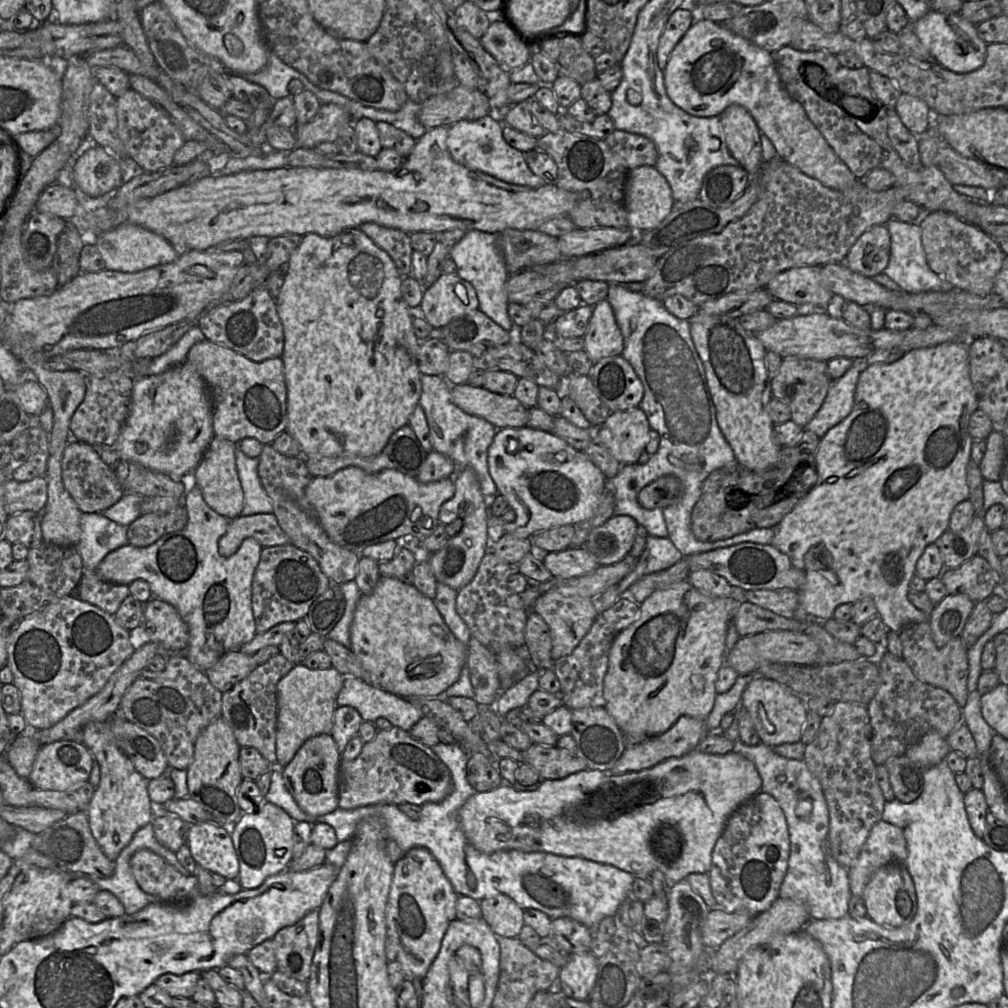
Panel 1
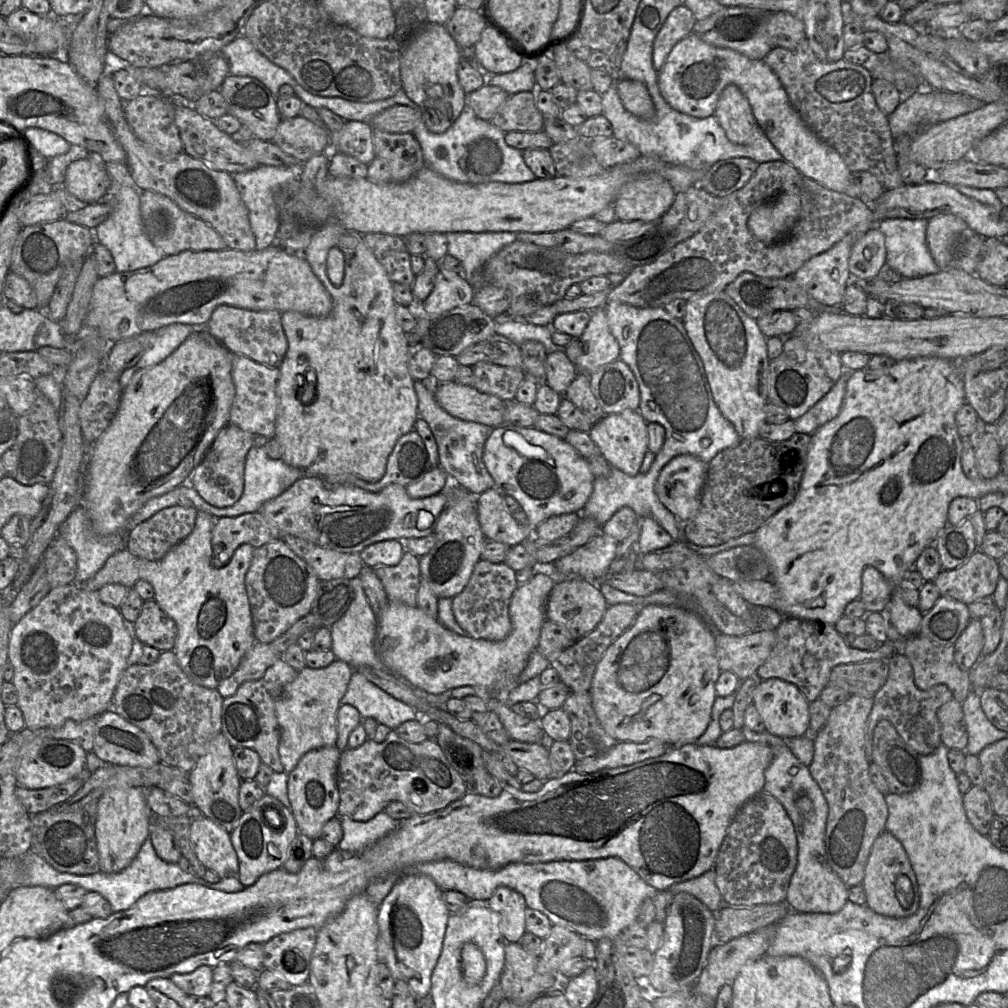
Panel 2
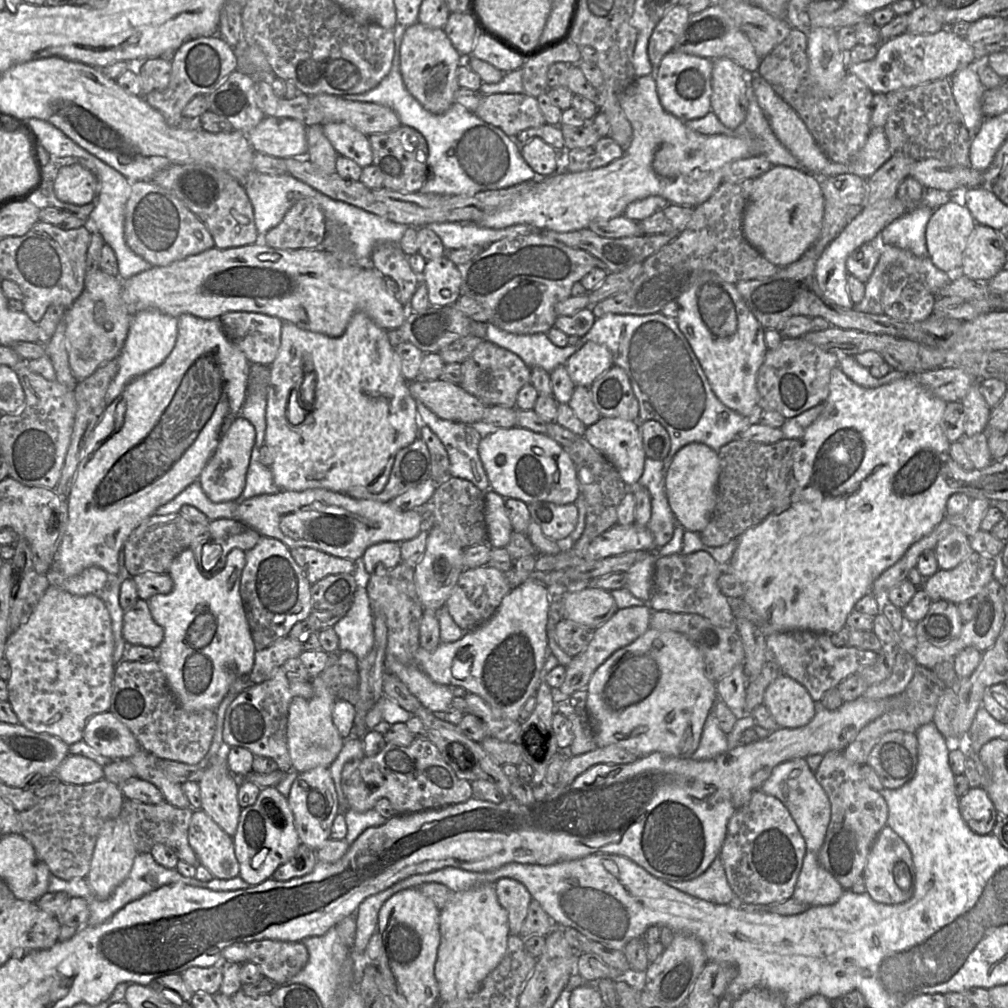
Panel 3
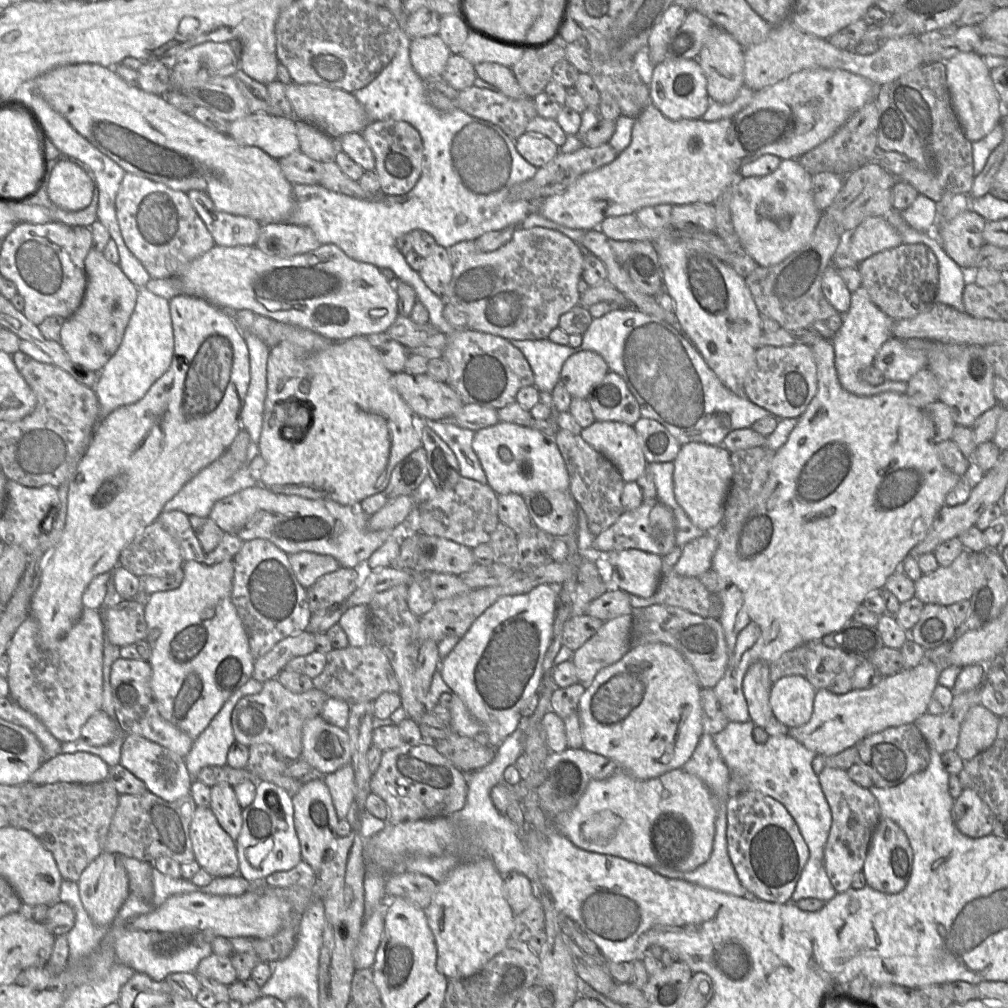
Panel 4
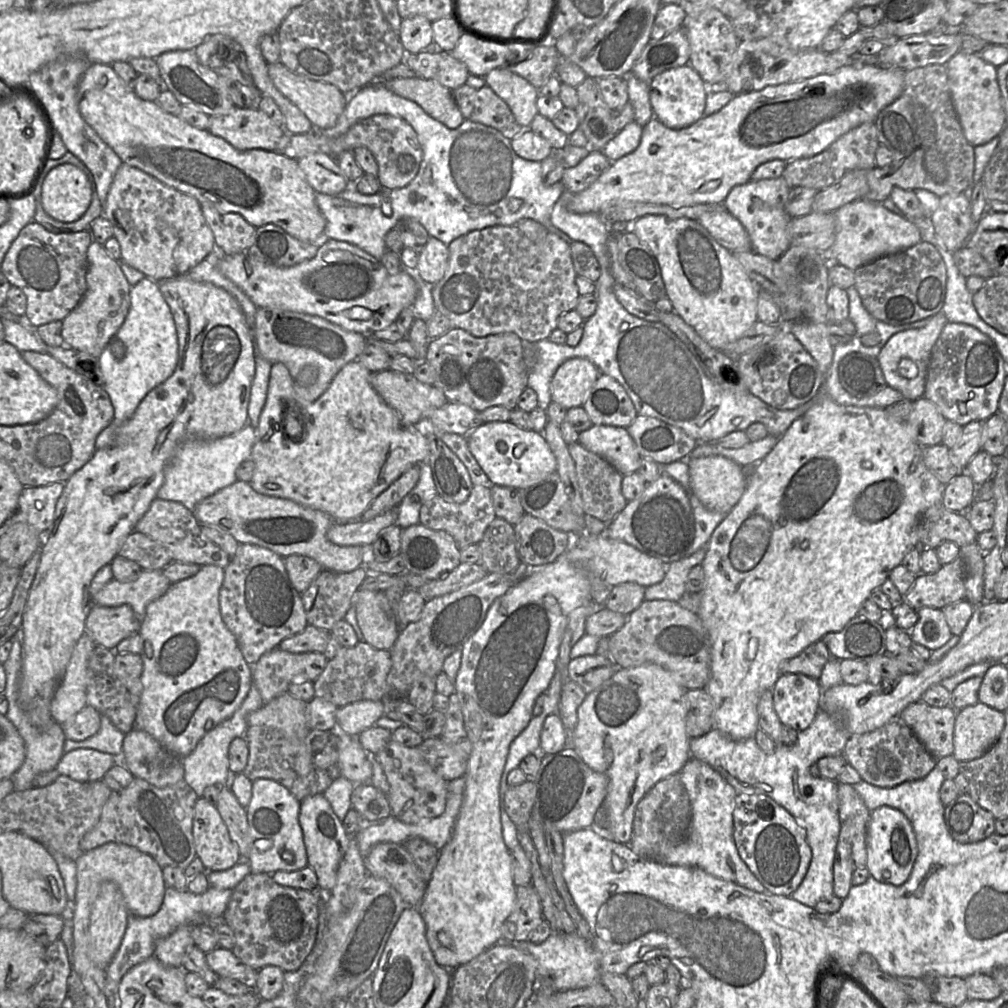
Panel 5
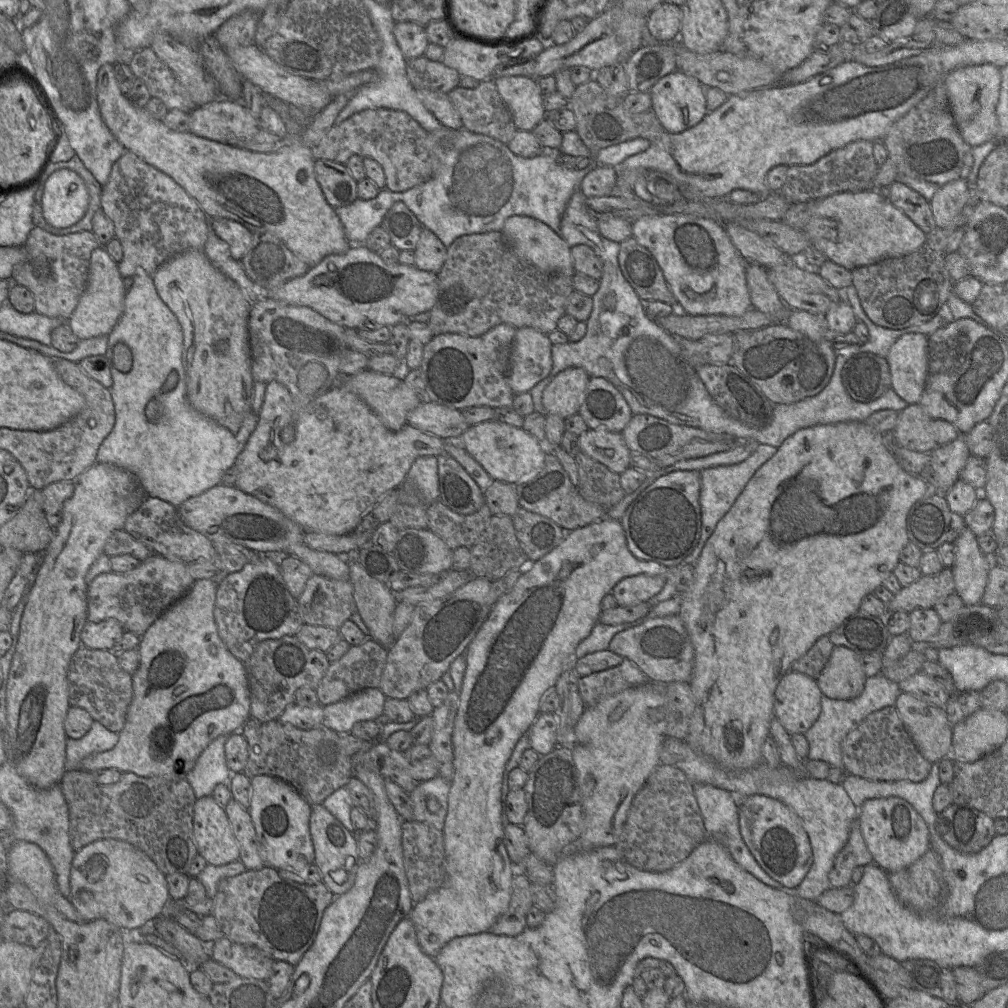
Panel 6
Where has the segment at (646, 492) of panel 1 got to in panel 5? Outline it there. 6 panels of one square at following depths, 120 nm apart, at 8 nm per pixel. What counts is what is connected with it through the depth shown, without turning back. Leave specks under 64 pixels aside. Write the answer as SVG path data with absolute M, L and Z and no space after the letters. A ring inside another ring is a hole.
M723 456L689 458L687 464L692 495L708 510L728 514L746 488L744 469Z

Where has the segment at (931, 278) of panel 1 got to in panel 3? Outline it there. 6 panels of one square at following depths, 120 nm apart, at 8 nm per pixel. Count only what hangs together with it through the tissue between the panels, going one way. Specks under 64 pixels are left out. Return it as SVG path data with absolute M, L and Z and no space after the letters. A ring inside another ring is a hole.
M918 206L892 221L880 232L880 244L908 250L917 257L927 257L925 230L933 212L927 206Z

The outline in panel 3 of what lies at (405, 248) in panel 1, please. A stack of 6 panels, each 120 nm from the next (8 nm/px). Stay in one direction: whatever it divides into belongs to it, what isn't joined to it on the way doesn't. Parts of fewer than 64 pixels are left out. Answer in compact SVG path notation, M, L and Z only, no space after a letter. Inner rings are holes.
M379 241L375 244L370 258L370 265L384 277L392 278L399 287L399 301L406 307L421 281L410 267L408 256L400 243Z

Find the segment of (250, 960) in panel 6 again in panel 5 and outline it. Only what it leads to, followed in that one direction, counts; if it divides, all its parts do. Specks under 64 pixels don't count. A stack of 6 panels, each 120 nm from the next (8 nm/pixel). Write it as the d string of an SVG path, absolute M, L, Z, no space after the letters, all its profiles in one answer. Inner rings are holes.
M222 947L205 953L209 967L219 976L240 981L250 988L254 988L258 970L244 964L232 950Z

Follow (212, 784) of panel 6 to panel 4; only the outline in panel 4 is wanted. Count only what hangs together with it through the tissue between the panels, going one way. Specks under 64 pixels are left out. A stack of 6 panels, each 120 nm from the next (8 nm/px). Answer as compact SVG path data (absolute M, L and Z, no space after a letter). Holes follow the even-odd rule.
M250 678L228 698L207 728L194 740L191 750L184 757L193 781L203 767L227 764L229 748L235 742L231 725L232 711L241 698L259 693L262 687L262 682Z

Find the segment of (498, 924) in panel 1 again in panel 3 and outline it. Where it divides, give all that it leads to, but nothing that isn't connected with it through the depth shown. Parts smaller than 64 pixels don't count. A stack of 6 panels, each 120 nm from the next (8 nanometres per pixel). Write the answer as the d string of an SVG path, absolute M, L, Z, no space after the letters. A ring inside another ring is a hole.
M501 878L495 883L500 905L508 913L510 935L520 935L532 896L527 888L512 878Z

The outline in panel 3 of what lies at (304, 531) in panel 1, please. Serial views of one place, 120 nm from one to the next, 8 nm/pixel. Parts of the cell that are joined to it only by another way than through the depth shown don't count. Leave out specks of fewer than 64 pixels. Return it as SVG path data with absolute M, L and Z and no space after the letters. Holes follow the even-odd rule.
M298 547L290 550L292 557L311 585L328 575L353 574L356 569L355 561L333 556L314 548Z

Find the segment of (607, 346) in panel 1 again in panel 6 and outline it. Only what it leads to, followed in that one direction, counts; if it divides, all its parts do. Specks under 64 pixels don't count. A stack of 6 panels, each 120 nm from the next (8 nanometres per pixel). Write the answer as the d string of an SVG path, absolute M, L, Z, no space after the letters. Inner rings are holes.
M578 367L559 372L543 390L545 414L565 419L578 413L589 378L586 371Z

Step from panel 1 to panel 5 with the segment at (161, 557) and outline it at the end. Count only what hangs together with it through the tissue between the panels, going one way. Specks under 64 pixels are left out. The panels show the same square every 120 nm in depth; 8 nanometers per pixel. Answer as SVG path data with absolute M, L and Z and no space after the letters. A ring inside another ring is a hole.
M204 565L194 576L172 583L164 595L147 606L139 631L144 643L141 653L143 692L134 729L149 733L180 758L189 755L209 730L239 709L253 683L252 666L244 659L235 636L221 617L219 598L224 576L224 568Z

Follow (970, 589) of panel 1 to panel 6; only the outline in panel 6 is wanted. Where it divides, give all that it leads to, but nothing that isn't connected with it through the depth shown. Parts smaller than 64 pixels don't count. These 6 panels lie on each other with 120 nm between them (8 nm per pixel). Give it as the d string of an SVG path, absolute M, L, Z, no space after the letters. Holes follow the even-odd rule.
M944 567L938 574L921 575L912 584L902 587L887 604L888 613L912 612L934 606L948 595L955 592L955 583L951 568Z

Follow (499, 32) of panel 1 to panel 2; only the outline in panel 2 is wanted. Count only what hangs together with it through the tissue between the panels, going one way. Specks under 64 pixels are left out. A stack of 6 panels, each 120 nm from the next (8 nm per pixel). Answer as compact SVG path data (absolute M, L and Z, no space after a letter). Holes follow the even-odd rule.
M487 25L473 51L486 75L512 72L524 62L506 45L498 32Z

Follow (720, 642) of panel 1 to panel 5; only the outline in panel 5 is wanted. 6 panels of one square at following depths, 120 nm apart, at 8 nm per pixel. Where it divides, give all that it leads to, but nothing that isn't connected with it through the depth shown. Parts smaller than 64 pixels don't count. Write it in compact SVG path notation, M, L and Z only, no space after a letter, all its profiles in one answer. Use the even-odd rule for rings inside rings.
M646 663L621 668L596 690L587 694L578 709L574 732L574 749L594 771L604 773L609 780L607 795L602 804L605 827L611 840L628 843L631 838L636 807L644 795L660 780L681 772L690 757L690 737L686 730L686 691L665 668Z

